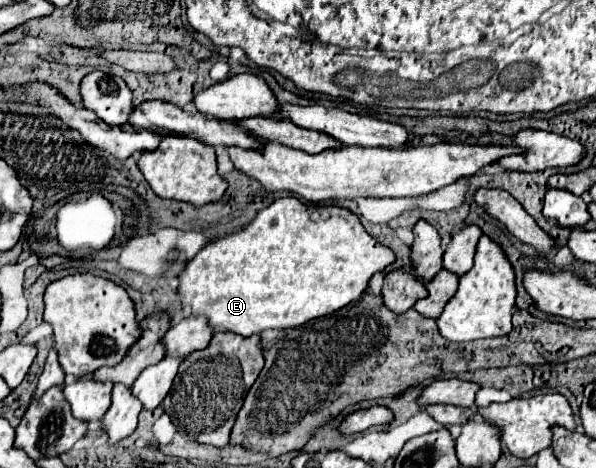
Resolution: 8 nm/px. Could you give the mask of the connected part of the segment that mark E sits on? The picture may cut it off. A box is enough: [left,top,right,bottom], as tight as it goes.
[177,196,395,336]

